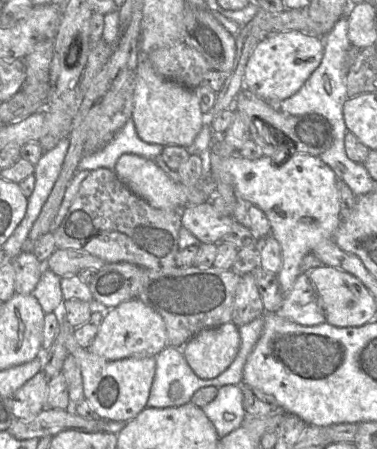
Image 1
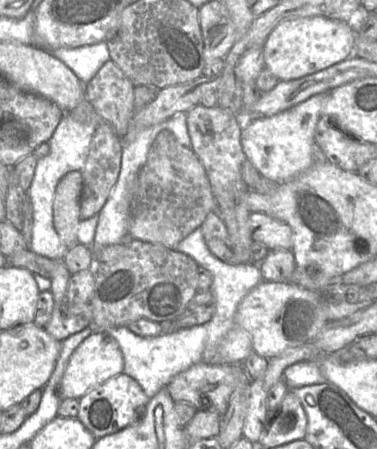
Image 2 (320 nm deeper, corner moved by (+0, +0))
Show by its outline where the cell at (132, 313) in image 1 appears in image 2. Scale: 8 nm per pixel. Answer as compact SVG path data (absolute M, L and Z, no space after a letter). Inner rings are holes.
M93 331L74 350L59 387L61 399L80 399L90 389L124 372L124 358L118 342L107 331Z

